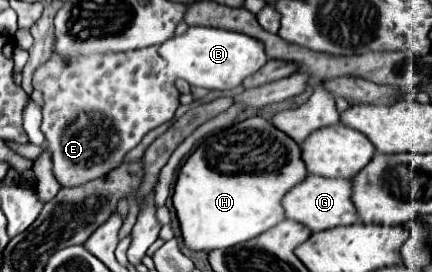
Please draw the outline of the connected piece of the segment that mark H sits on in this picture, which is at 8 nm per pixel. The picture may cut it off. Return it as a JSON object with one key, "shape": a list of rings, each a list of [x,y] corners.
{"shape":[[[260,116],[246,118],[226,130],[206,136],[204,142],[186,158],[186,162],[178,170],[178,178],[174,184],[172,204],[180,222],[184,244],[190,250],[210,252],[256,238],[270,226],[276,226],[280,220],[284,220],[280,200],[290,188],[302,182],[302,178],[306,178],[306,166],[300,160],[300,146]]]}

